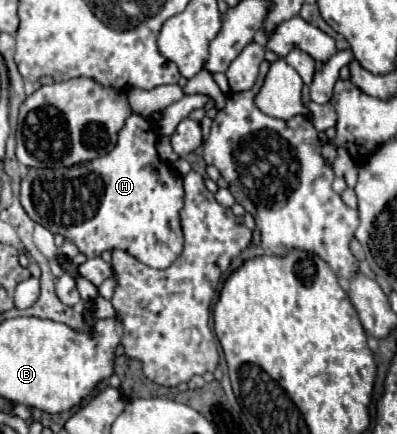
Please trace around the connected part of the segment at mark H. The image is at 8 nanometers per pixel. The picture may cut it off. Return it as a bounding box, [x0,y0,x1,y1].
[21,113,183,269]

